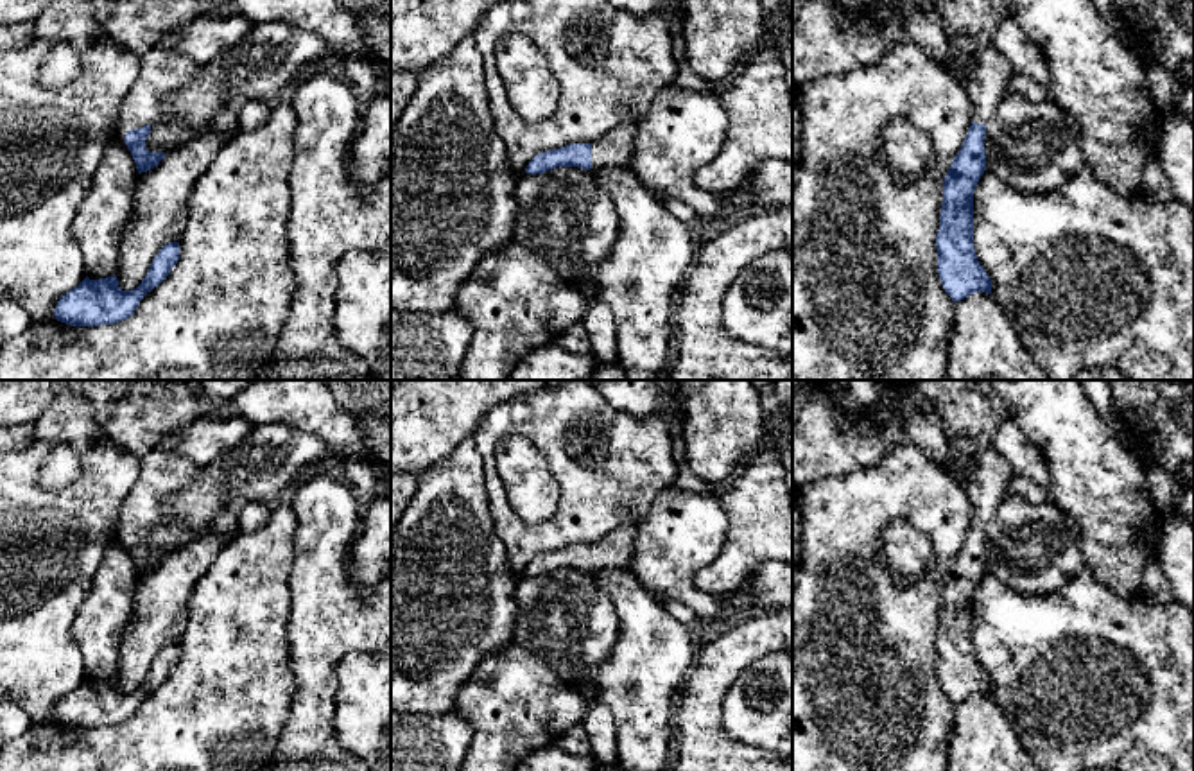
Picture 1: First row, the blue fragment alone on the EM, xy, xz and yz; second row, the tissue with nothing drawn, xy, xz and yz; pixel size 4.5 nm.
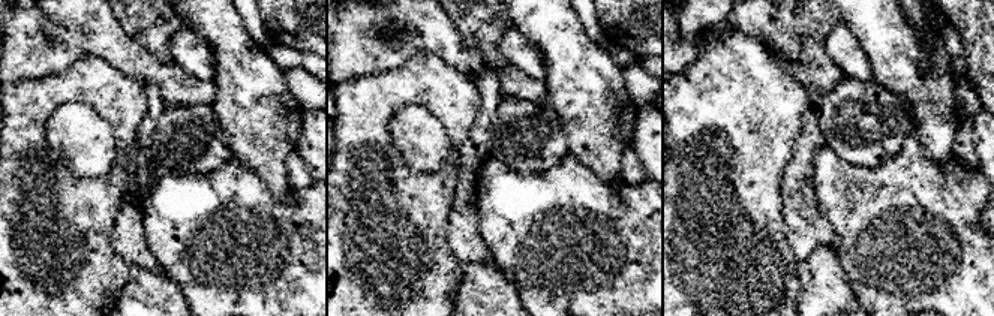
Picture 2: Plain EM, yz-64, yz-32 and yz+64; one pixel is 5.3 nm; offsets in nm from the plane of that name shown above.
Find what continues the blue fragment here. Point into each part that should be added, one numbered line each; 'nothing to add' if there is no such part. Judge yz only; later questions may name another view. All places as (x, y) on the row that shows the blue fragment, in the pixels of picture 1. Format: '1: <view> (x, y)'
1: yz (970, 24)

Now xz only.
1: xz (615, 149)

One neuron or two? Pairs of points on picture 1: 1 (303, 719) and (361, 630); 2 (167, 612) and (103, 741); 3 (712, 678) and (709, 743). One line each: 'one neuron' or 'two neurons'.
1: one neuron
2: two neurons
3: one neuron

